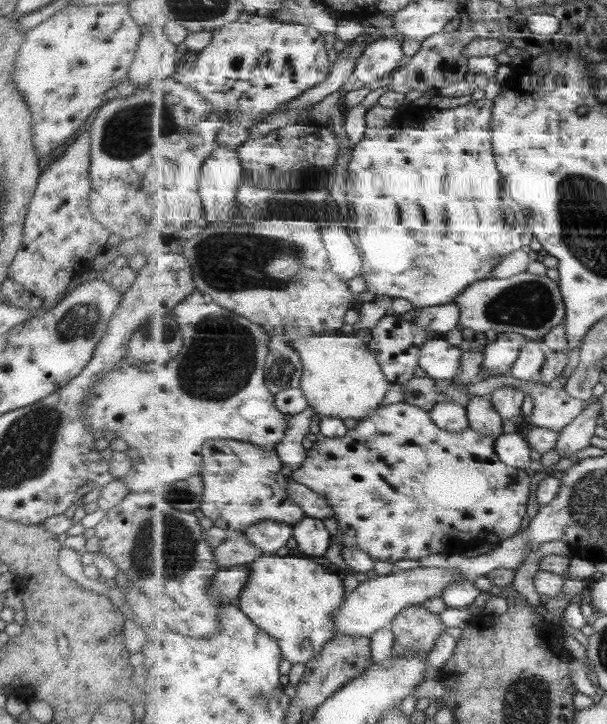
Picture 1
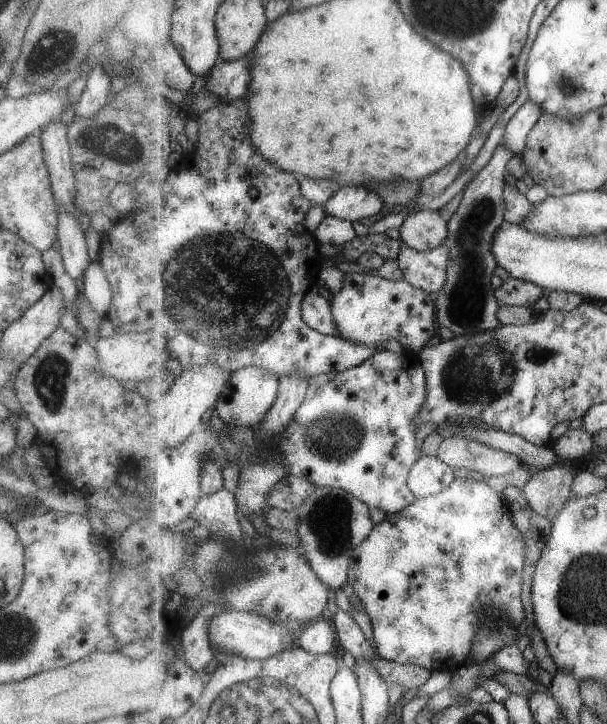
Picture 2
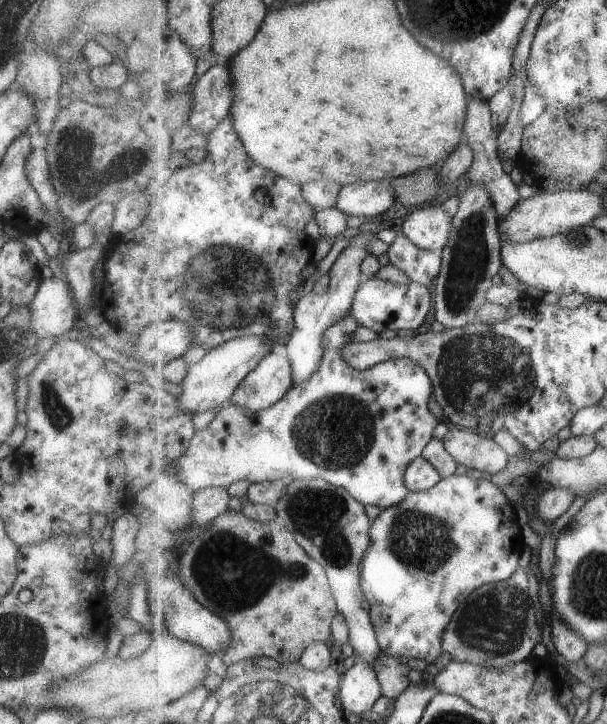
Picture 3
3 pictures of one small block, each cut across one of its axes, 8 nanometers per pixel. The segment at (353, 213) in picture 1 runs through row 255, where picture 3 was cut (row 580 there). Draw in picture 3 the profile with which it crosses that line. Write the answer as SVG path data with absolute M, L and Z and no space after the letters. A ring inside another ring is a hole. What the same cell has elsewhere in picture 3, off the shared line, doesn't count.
M468 472L465 475L453 475L444 478L435 487L425 492L410 491L407 498L401 504L395 504L391 508L385 509L373 522L370 531L371 544L369 550L364 554L364 562L361 563L361 584L364 589L366 600L370 603L368 613L372 617L373 626L376 628L376 635L382 652L389 656L397 656L397 658L419 658L425 662L435 662L441 654L443 654L443 636L447 632L447 626L453 618L453 614L459 610L459 605L463 600L467 600L474 590L485 584L499 584L509 580L519 564L521 564L521 556L525 552L525 536L523 536L523 528L519 524L519 518L515 514L513 504L509 497L486 476L479 476Z

